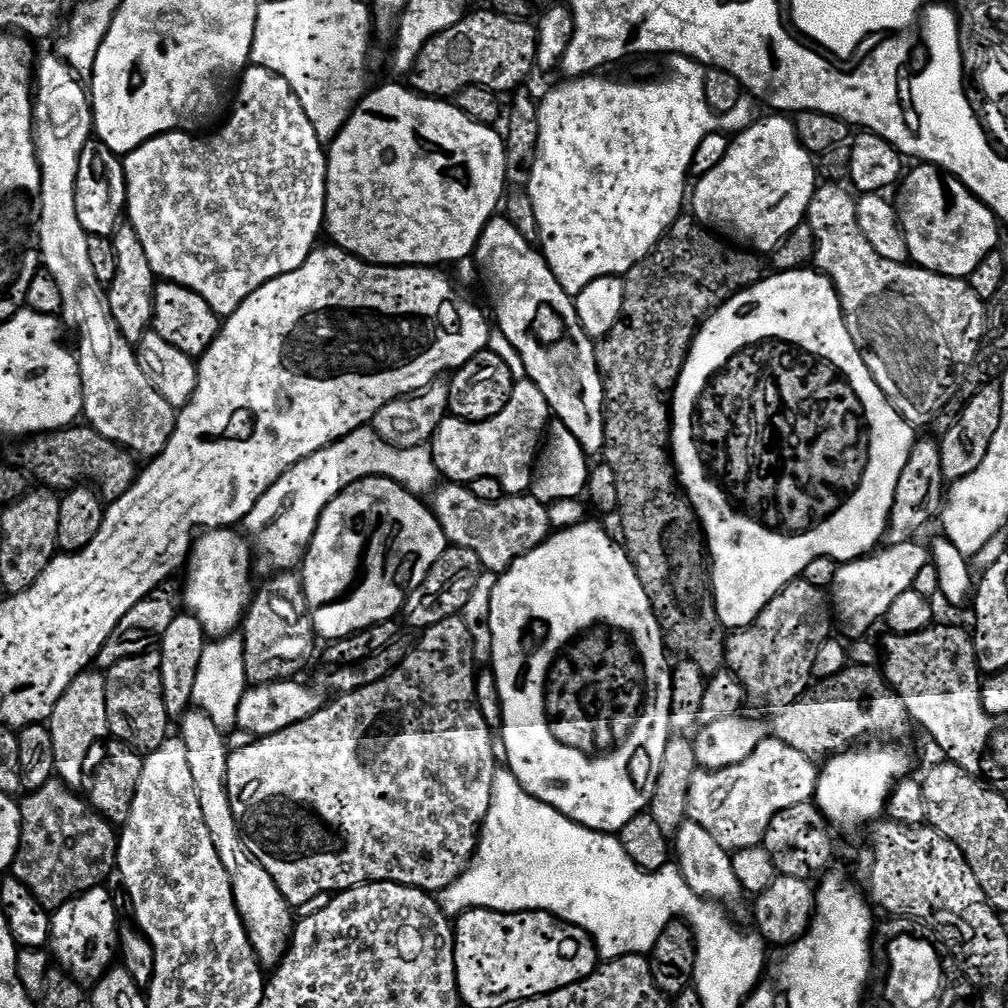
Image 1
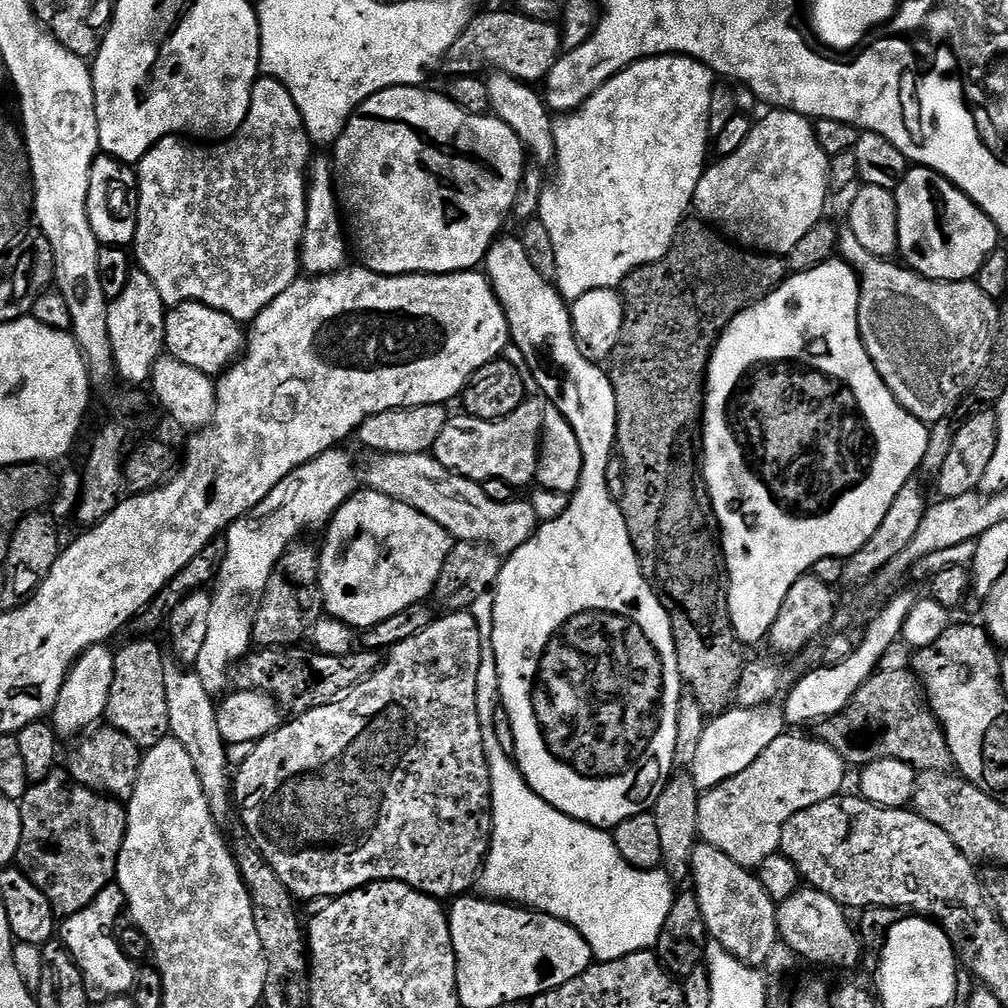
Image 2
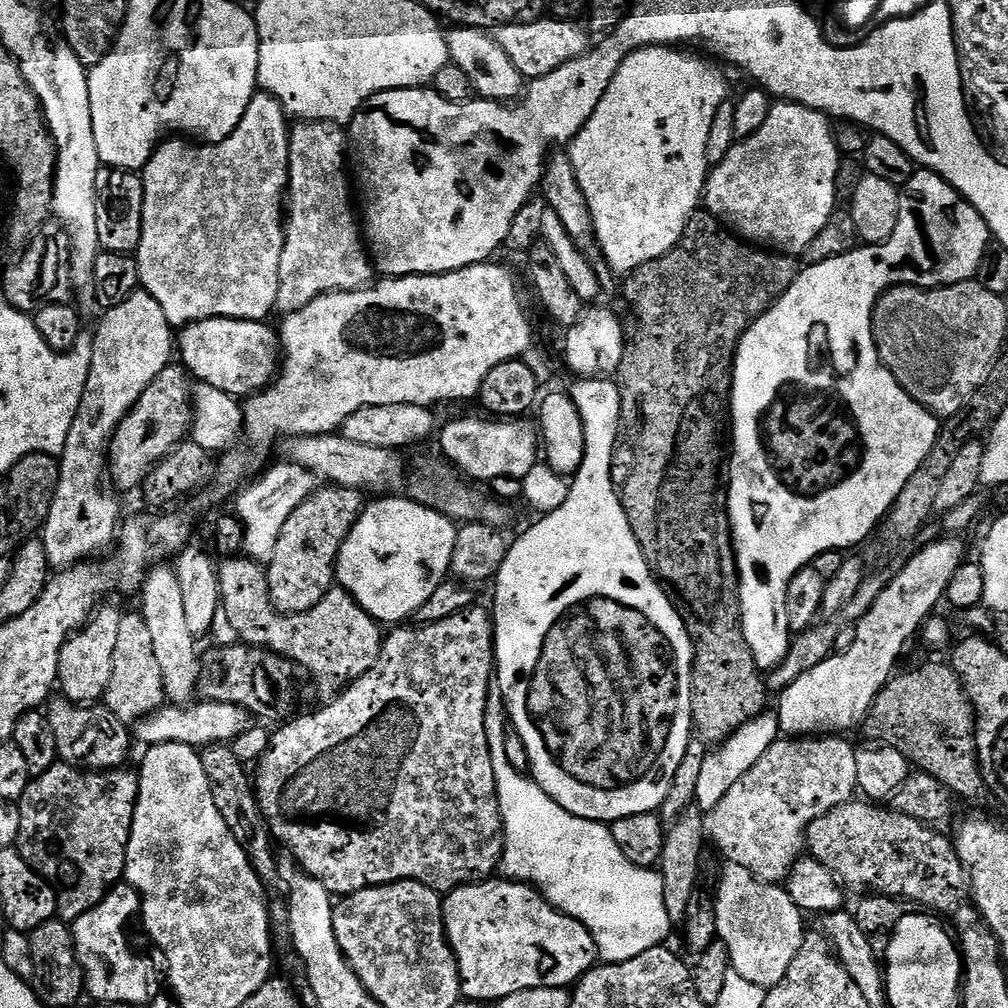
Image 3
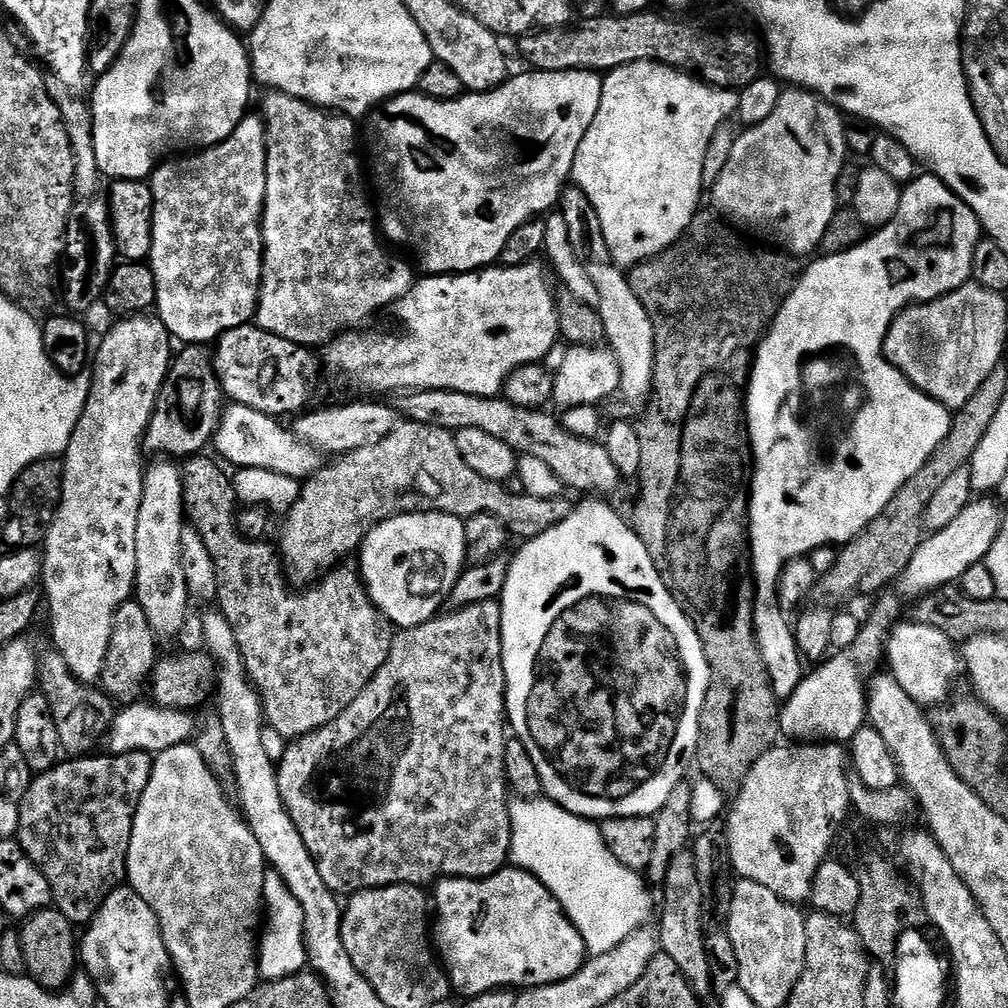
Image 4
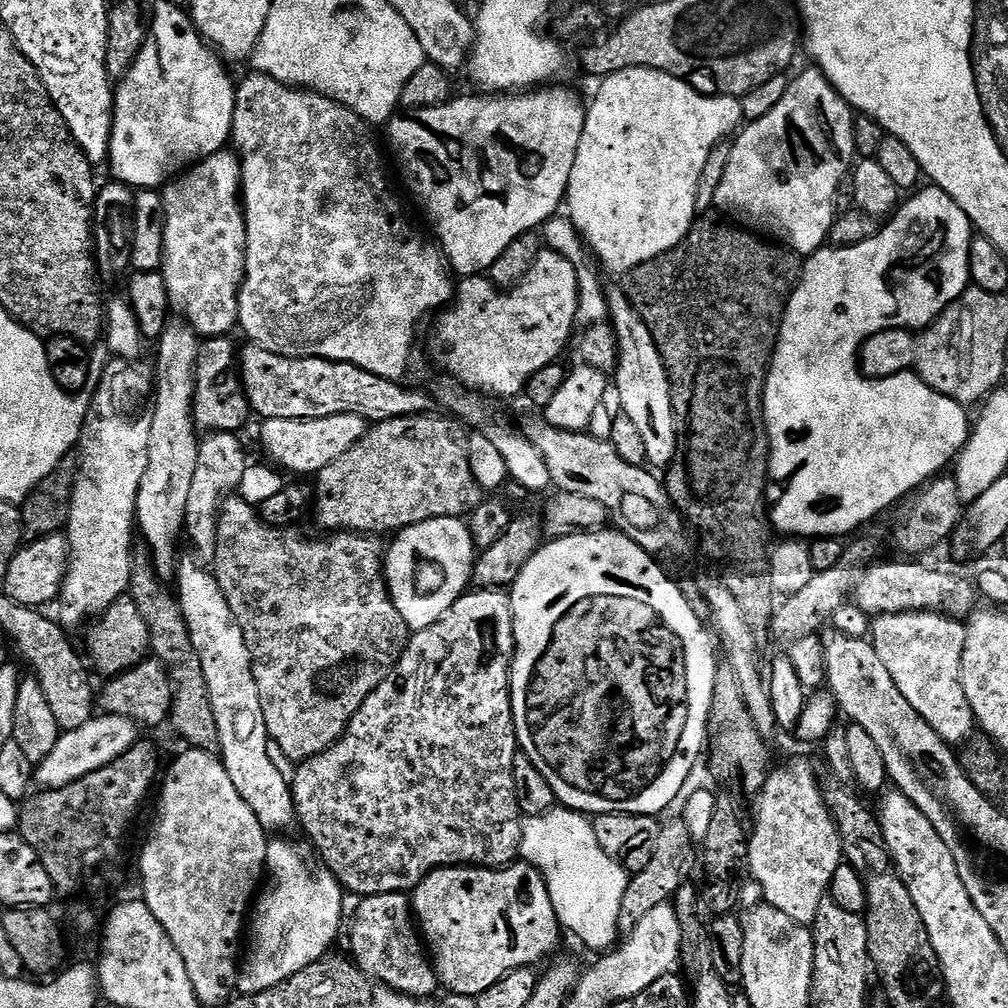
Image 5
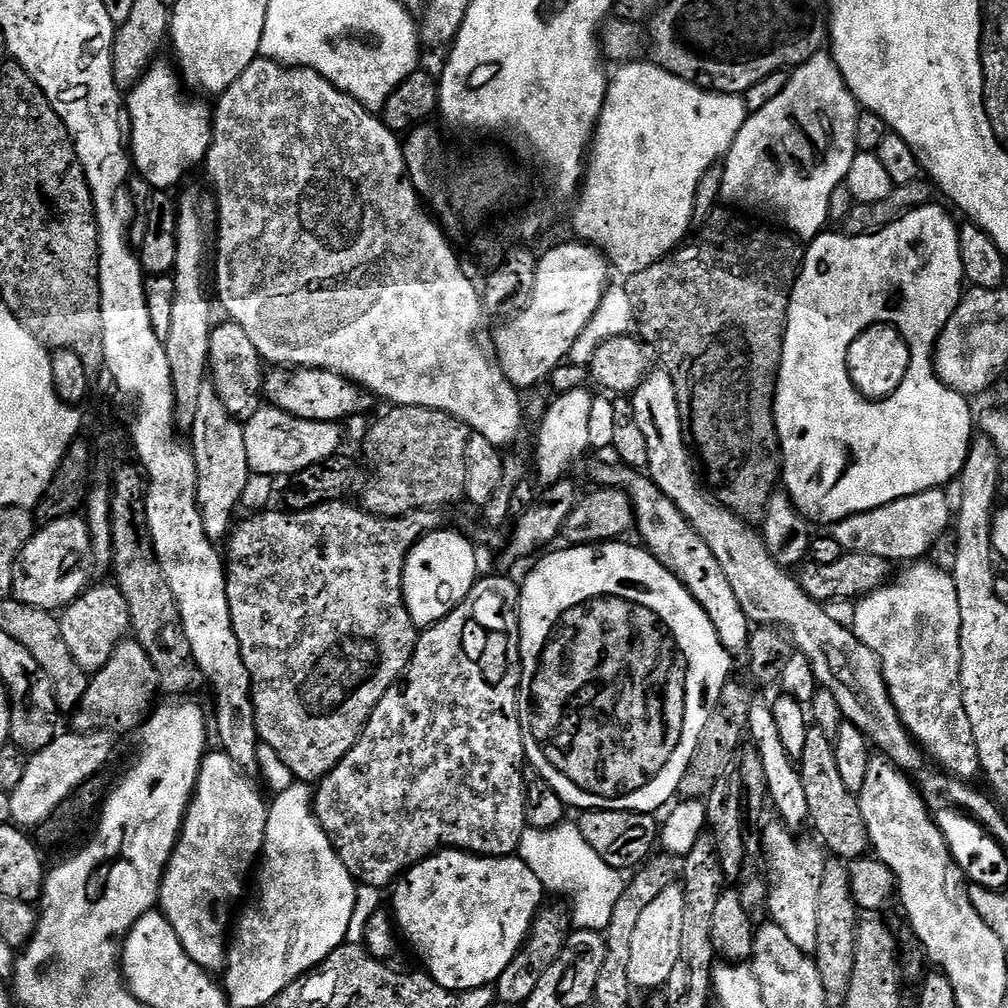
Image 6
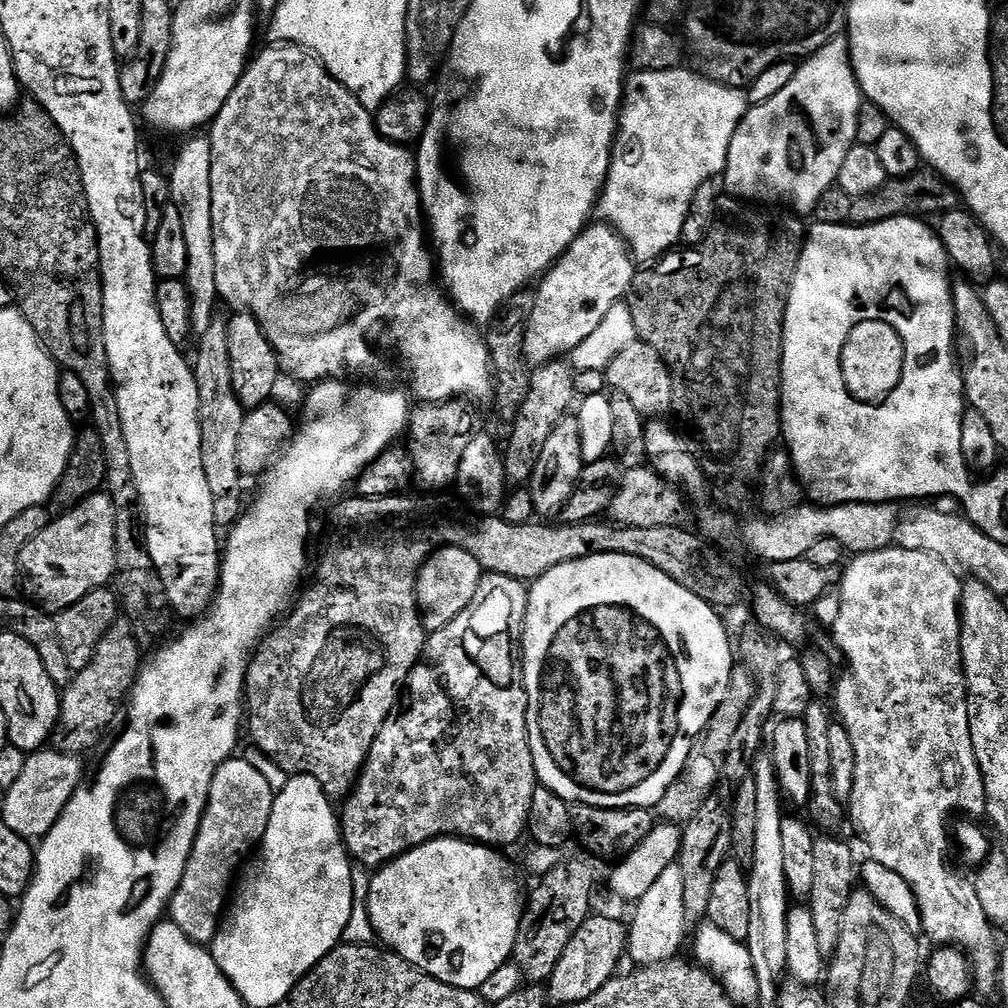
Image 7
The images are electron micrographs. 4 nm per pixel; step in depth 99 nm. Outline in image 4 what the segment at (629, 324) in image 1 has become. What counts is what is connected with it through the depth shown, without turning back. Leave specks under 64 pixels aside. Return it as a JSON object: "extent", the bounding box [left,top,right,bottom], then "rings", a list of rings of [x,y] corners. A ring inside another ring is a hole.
{"extent":[627,211,802,778],"rings":[[[697,211],[696,216],[690,222],[684,235],[676,243],[671,244],[665,252],[651,256],[649,260],[643,260],[640,264],[633,264],[627,269],[630,290],[646,306],[646,314],[650,314],[650,322],[654,326],[654,338],[656,339],[656,357],[654,358],[654,378],[652,379],[652,413],[648,416],[648,424],[640,424],[636,433],[642,442],[642,466],[638,483],[640,483],[640,501],[636,509],[630,515],[632,529],[638,534],[638,538],[646,546],[658,574],[663,578],[664,584],[670,590],[670,594],[676,598],[678,606],[690,618],[694,630],[704,647],[704,653],[710,666],[712,681],[706,690],[706,698],[700,715],[700,733],[698,734],[698,746],[696,747],[695,763],[700,763],[700,768],[705,777],[721,778],[720,776],[736,776],[743,778],[758,762],[763,752],[770,749],[781,739],[780,734],[780,710],[781,701],[777,700],[772,683],[766,670],[766,662],[762,662],[762,650],[758,650],[756,641],[756,627],[754,626],[754,580],[750,575],[750,564],[746,557],[750,552],[748,538],[748,506],[750,503],[749,493],[744,493],[744,487],[749,487],[750,472],[744,467],[752,464],[754,453],[753,445],[748,439],[746,431],[746,389],[752,375],[754,353],[760,347],[760,341],[764,339],[776,315],[780,313],[780,306],[795,288],[798,277],[802,272],[802,264],[797,257],[785,254],[780,250],[773,250],[768,246],[757,246],[749,242],[739,231],[733,230],[719,215],[711,211]]]}

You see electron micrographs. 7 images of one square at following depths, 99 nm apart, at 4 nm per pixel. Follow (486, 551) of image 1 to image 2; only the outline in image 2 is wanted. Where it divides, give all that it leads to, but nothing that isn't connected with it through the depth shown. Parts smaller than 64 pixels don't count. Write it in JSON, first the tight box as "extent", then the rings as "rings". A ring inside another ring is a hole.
{"extent":[363,454,538,558],"rings":[[[394,454],[393,456],[377,455],[368,469],[363,469],[364,480],[371,491],[386,494],[438,522],[448,531],[456,542],[470,544],[491,544],[492,549],[502,558],[518,550],[536,533],[538,521],[531,503],[527,499],[514,498],[510,502],[494,502],[486,494],[483,483],[467,480],[456,472],[446,470],[435,455]]]}

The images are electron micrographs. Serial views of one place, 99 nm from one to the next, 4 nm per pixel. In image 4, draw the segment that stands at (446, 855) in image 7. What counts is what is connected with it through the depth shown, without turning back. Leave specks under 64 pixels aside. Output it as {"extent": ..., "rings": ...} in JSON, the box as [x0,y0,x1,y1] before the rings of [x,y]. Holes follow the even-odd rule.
{"extent":[434,866,586,998],"rings":[[[505,866],[481,880],[449,876],[441,879],[435,888],[434,944],[456,996],[471,998],[495,988],[541,988],[570,978],[584,965],[586,949],[582,934],[572,925],[548,887],[523,868]]]}

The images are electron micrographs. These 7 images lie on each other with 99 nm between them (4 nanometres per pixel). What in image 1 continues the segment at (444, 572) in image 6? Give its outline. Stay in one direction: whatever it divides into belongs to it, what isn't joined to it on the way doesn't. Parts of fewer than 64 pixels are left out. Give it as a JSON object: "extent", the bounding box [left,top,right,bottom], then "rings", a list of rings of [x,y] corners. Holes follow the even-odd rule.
{"extent":[304,476,449,642],"rings":[[[385,476],[354,482],[322,510],[314,538],[304,555],[304,599],[306,611],[312,618],[313,633],[324,642],[331,642],[393,619],[403,609],[409,592],[428,577],[434,562],[438,562],[449,547],[435,512],[421,497],[406,491],[403,484]]]}

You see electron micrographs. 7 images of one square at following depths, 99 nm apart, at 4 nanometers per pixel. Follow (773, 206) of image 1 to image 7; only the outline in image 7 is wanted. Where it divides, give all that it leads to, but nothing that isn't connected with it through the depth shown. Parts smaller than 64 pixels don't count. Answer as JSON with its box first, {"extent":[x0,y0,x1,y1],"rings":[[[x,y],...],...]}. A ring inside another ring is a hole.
{"extent":[722,34,861,214],"rings":[[[841,34],[807,57],[797,67],[794,78],[790,78],[789,84],[774,94],[770,102],[749,107],[730,142],[730,154],[722,177],[726,192],[728,187],[727,195],[760,206],[779,206],[796,214],[811,213],[822,194],[836,184],[842,162],[846,162],[846,154],[850,154],[856,144],[861,103],[860,84],[852,69],[852,55],[848,53],[848,37]]]}

